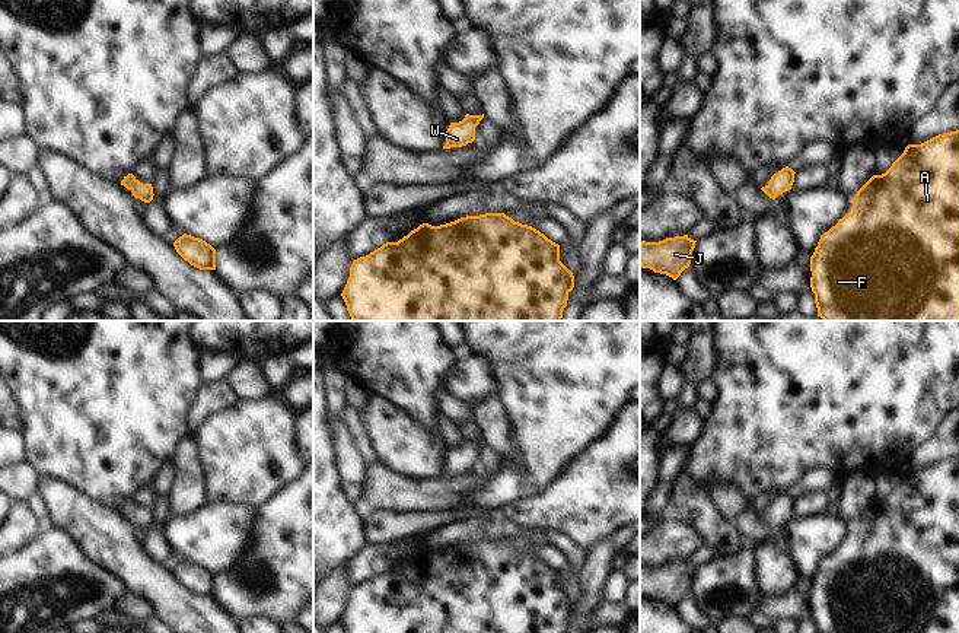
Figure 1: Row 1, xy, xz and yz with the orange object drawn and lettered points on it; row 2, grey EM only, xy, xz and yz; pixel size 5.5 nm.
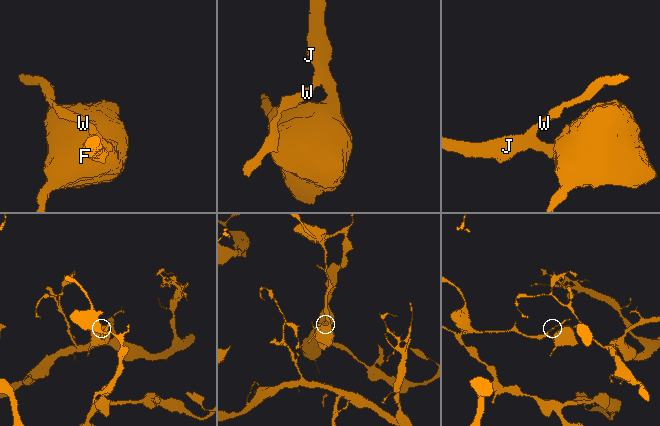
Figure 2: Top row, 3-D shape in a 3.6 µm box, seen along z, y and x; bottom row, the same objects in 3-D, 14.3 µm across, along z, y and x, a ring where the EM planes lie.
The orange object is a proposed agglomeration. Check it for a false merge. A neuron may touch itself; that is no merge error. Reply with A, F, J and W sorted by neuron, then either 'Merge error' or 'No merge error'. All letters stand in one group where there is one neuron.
Groups: A F J W. No merge error.

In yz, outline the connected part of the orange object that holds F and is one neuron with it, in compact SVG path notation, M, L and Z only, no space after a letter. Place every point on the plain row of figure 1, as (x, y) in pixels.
M959 457L908 471L885 500L873 502L853 525L853 540L821 563L810 583L810 598L816 633L959 633Z

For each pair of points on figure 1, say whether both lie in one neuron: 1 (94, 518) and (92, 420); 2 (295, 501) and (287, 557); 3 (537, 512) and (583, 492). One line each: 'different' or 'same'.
1: different
2: same
3: same

